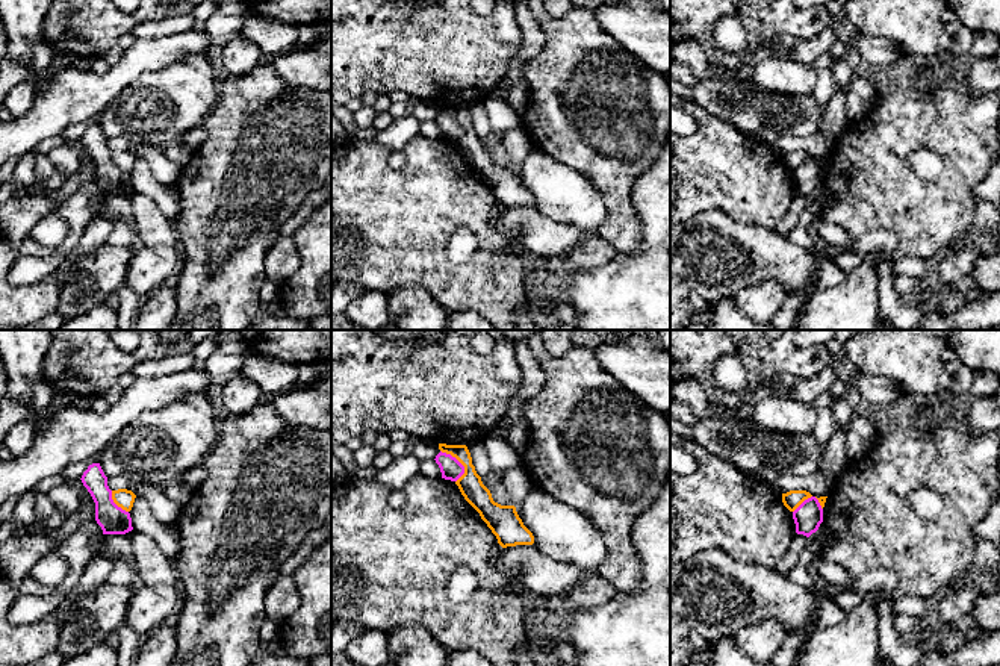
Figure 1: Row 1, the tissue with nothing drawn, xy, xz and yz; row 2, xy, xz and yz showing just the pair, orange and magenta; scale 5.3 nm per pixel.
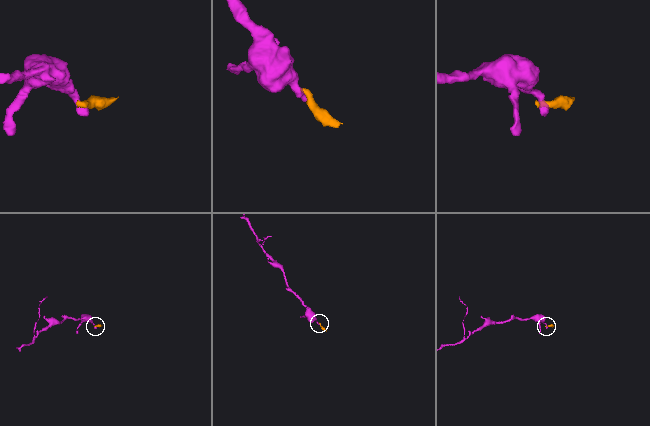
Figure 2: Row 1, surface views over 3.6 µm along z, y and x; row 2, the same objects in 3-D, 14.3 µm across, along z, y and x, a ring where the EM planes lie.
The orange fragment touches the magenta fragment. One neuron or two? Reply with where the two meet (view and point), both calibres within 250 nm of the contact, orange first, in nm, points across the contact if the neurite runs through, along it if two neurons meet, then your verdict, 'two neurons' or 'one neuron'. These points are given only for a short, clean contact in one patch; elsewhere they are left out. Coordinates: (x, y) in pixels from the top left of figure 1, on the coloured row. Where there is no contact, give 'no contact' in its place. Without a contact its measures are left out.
xz (460, 462) | 130/110 nm | along xz (440, 450), (451, 454), (463, 466), (463, 474), (456, 482) | two neurons

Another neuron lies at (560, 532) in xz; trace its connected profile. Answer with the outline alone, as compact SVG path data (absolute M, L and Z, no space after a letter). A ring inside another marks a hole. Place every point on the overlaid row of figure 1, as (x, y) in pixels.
M531 486L516 507L523 525L534 536L534 546L563 563L598 574L605 562L601 531L582 513Z

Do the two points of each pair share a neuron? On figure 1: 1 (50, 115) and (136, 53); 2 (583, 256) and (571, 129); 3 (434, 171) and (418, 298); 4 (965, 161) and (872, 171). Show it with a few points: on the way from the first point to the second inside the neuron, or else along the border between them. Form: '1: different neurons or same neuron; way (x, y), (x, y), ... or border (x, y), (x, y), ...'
1: same neuron; way (73, 96), (90, 94), (105, 88), (117, 76)
2: different neurons; border (596, 235), (616, 253)
3: different neurons; border (386, 292), (406, 285), (421, 285), (445, 311)
4: same neuron; way (943, 183), (938, 188), (894, 188)

